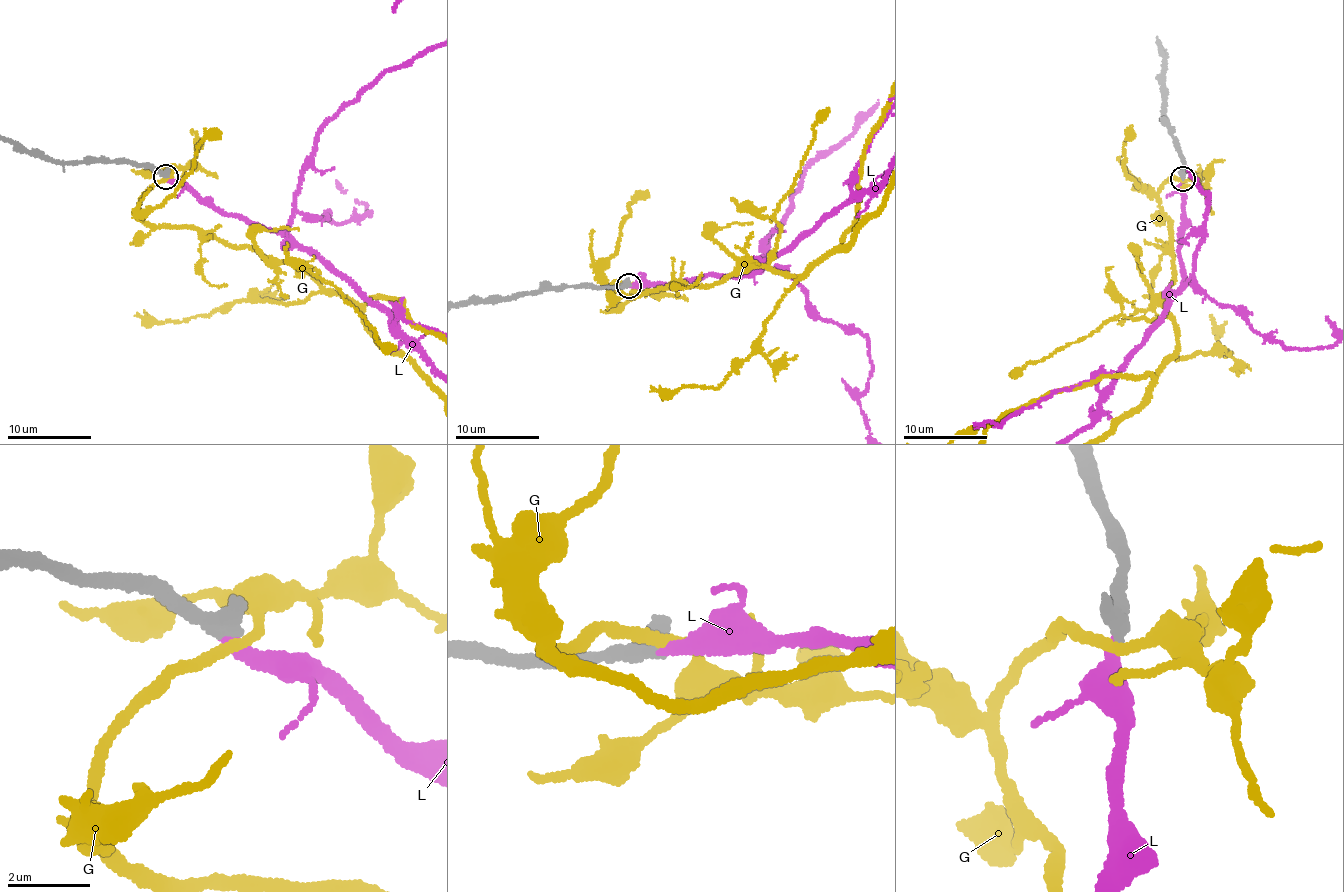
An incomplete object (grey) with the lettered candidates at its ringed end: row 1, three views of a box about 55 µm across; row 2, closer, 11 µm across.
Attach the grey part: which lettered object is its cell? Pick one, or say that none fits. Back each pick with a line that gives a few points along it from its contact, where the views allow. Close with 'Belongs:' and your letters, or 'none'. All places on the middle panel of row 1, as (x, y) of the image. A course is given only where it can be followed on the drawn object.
Belongs: L

